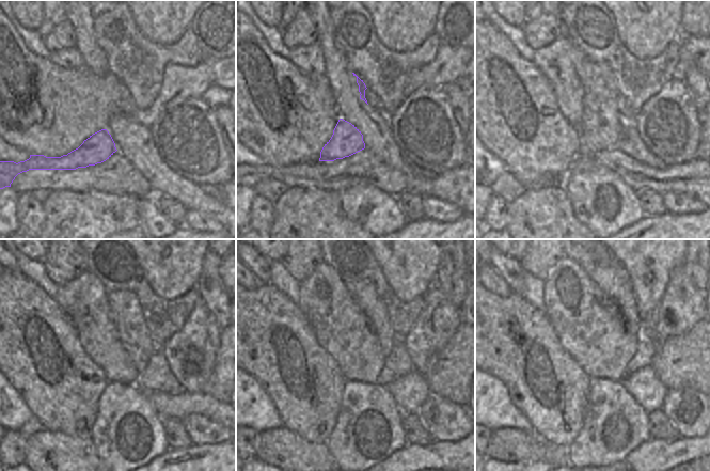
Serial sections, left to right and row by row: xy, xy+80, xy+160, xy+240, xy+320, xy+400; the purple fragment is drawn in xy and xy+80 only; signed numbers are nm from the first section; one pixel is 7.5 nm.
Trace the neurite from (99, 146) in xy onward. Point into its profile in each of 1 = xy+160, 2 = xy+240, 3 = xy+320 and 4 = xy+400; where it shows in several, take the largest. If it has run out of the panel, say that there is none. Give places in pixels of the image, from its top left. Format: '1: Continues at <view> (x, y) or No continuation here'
1: Continues at xy+160 (601, 126)
2: Continues at xy+240 (133, 334)
3: Continues at xy+320 (363, 292)
4: Continues at xy+400 (614, 281).

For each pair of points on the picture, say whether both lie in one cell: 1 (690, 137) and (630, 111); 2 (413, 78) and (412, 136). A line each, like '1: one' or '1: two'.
1: two
2: two

